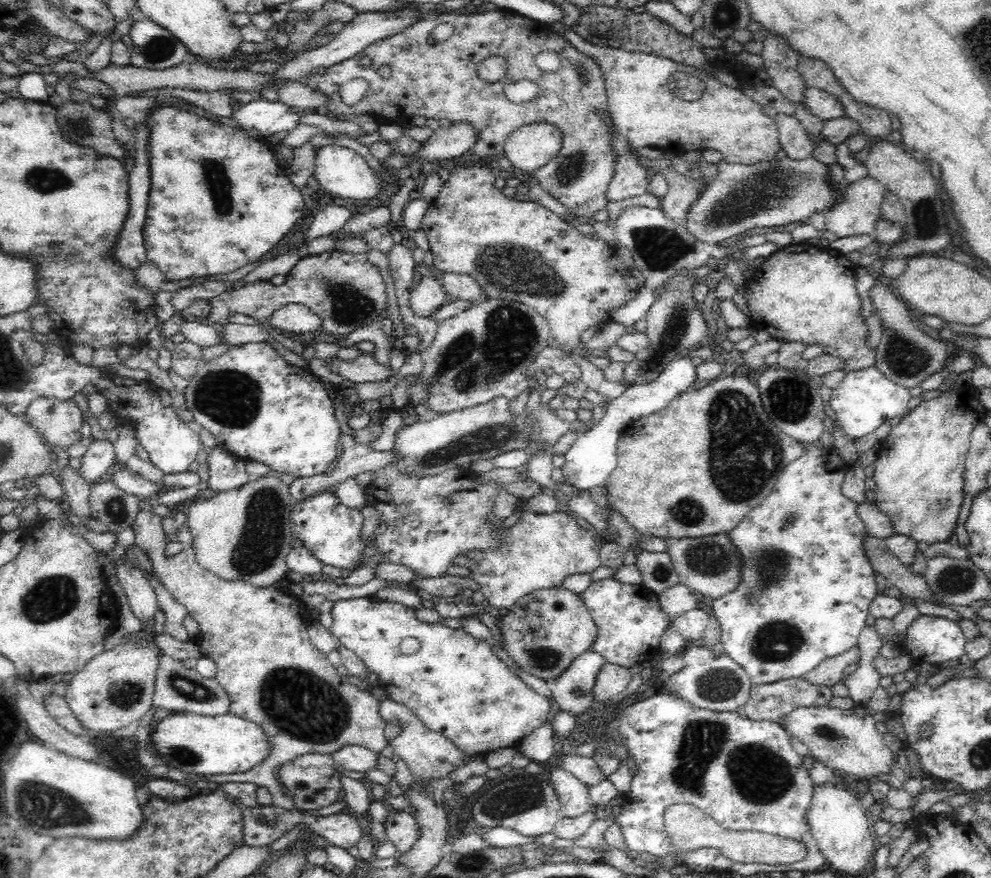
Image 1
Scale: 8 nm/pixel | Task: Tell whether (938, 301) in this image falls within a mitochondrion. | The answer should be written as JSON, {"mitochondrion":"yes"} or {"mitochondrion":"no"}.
{"mitochondrion":"no"}

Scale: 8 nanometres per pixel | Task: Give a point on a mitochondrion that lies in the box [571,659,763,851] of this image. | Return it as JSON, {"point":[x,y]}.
{"point":[722,684]}

